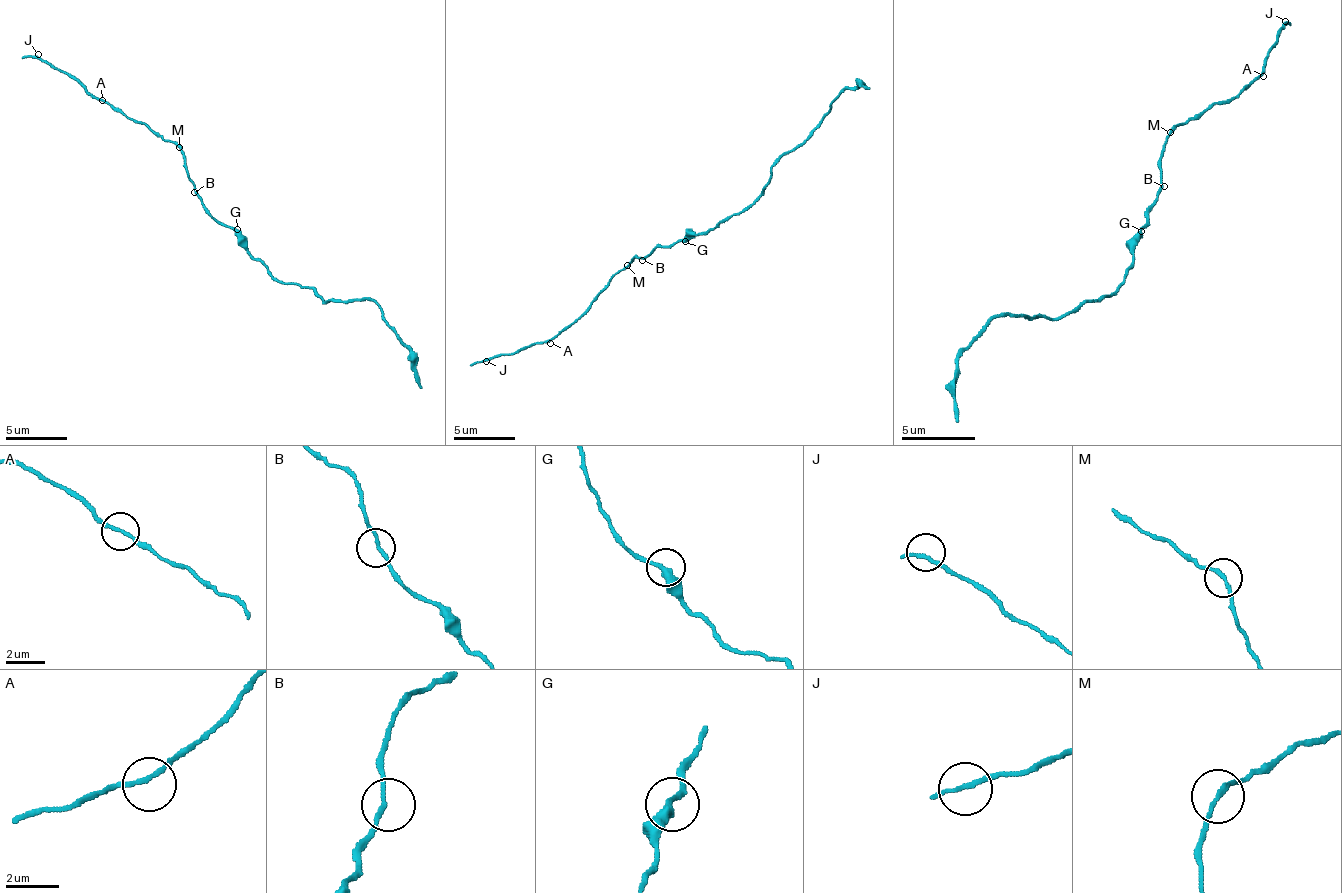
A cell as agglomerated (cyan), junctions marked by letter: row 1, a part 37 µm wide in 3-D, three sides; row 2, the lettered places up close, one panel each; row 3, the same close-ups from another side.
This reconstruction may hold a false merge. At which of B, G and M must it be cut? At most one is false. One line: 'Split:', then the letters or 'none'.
Split: none

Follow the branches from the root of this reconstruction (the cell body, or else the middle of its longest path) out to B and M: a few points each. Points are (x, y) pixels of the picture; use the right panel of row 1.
B: (1138, 234), (1145, 227), (1145, 216), (1156, 201), (1156, 194), (1164, 186)
M: (1138, 234), (1145, 227), (1145, 216), (1156, 201), (1156, 190), (1160, 186), (1160, 153), (1171, 131)

